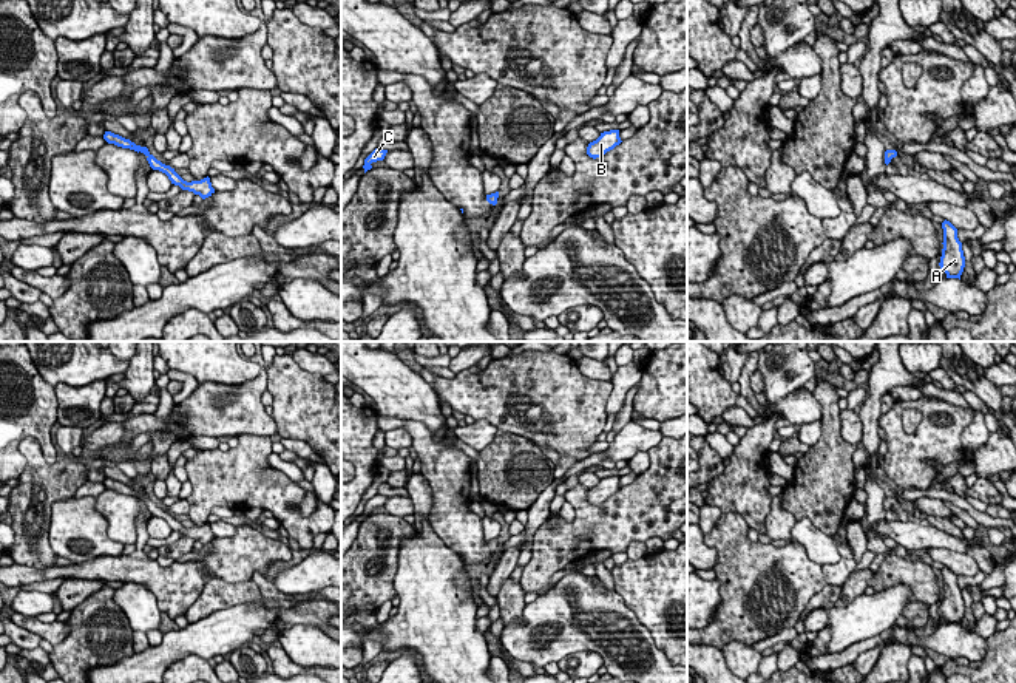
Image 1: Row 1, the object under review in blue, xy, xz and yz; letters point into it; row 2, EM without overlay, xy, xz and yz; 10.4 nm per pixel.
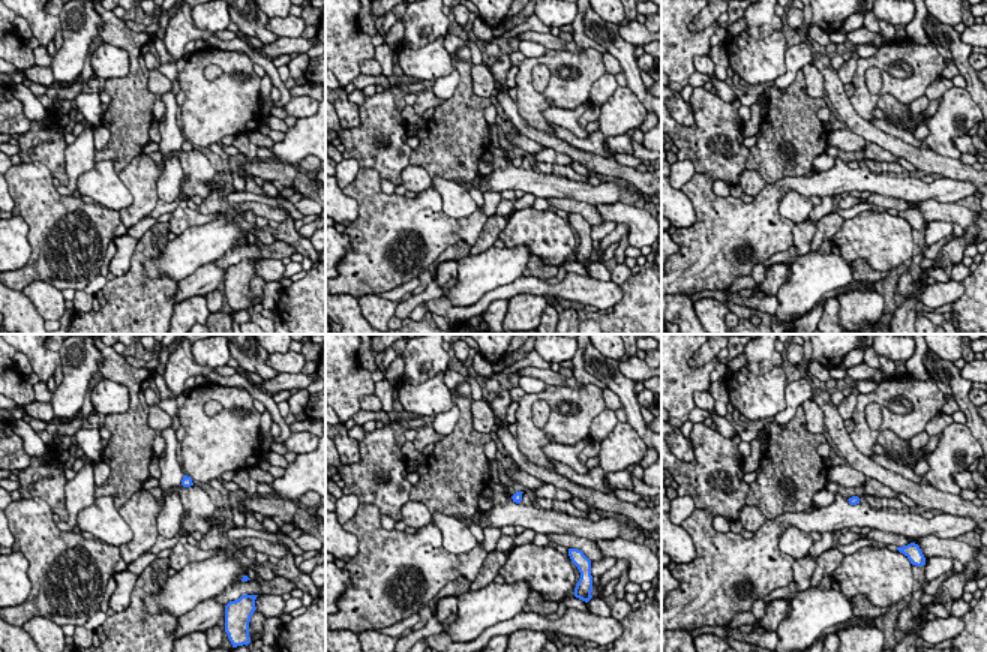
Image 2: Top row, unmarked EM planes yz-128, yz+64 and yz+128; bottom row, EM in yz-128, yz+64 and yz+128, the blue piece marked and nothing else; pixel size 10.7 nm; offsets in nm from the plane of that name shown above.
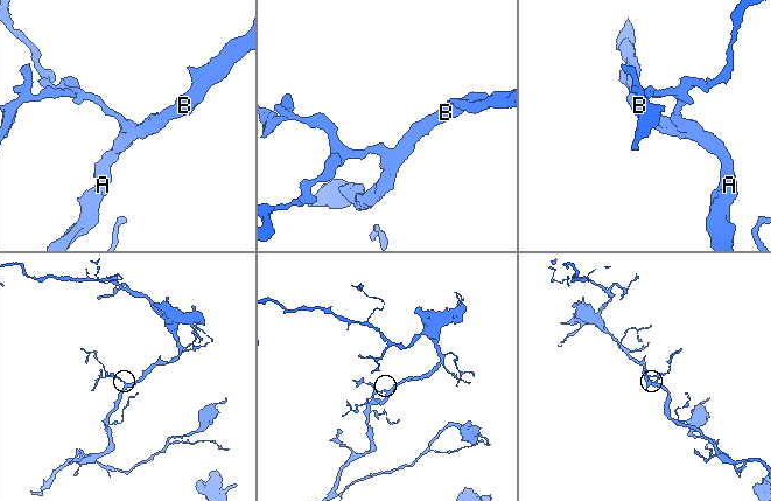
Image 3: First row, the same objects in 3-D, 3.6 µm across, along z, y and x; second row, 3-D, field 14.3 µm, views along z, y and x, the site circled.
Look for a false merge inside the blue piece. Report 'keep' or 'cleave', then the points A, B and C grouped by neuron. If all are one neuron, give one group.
keep | A B C

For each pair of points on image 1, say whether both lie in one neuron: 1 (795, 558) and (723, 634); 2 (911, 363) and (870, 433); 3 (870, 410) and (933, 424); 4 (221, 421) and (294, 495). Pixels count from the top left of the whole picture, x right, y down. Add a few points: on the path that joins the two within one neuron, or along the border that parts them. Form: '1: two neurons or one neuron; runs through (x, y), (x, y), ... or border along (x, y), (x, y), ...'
1: one neuron; runs through (778, 577), (740, 615)
2: two neurons; border along (899, 357), (910, 373)
3: two neurons; border along (882, 414), (879, 425)
4: two neurons; border along (237, 436), (266, 434), (269, 438)

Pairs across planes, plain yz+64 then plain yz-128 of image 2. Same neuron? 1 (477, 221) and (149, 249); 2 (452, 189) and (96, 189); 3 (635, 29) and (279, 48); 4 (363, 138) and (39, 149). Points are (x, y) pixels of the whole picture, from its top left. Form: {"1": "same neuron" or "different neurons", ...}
{"1": "different neurons", "2": "same neuron", "3": "different neurons", "4": "same neuron"}

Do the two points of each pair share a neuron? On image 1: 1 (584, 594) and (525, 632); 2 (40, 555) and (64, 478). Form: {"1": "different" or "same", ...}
{"1": "same", "2": "same"}

